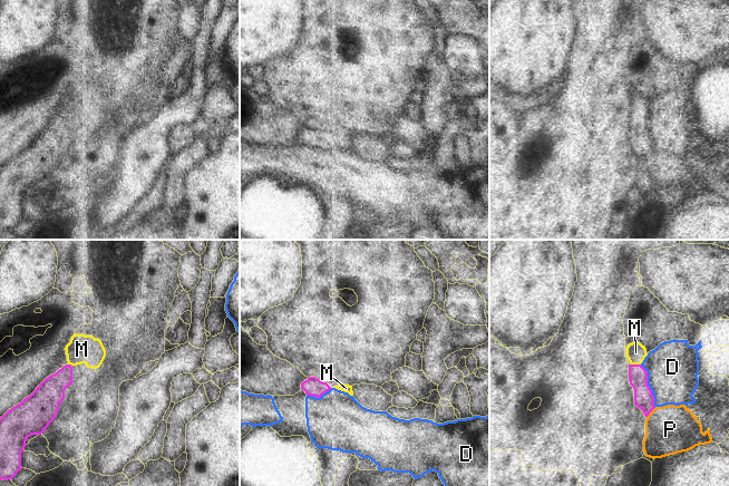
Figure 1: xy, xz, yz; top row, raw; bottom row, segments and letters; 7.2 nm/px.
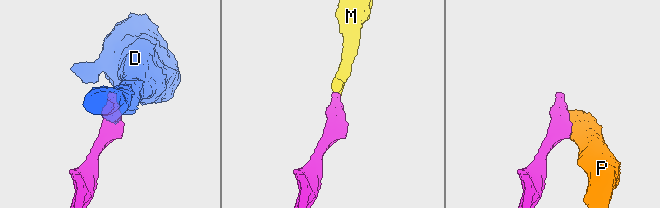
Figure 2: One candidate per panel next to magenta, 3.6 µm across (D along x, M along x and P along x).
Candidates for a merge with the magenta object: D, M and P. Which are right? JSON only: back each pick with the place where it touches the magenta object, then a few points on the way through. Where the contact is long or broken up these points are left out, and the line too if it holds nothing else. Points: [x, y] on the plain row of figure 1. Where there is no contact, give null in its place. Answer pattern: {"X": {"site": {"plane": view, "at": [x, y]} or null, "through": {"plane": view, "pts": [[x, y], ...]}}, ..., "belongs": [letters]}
{"M": {"site": {"plane": "yz", "at": [635, 115]}, "through": {"plane": "yz", "pts": [[638, 126], [635, 115], [635, 103]]}}, "belongs": ["M"]}

